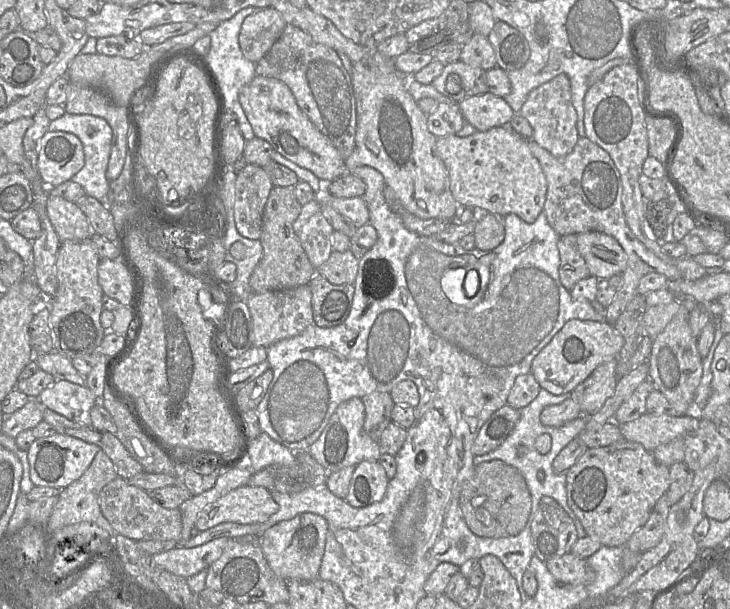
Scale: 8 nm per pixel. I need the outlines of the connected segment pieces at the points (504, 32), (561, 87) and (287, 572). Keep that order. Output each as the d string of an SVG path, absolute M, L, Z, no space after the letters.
M496 21L487 36L494 48L498 67L505 71L523 67L530 57L530 47L524 35L503 21Z
M559 74L533 89L518 114L530 123L533 129L532 140L554 157L565 157L576 145L579 138L577 113L571 101L571 86L567 75Z
M307 512L270 527L261 536L261 546L269 566L279 577L287 581L314 581L319 578L327 533L326 519Z

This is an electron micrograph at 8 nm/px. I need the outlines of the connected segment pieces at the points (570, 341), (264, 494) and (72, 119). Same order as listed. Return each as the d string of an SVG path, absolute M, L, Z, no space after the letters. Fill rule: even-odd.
M572 319L569 320L560 331L558 331L552 340L535 356L532 362L531 367L531 373L533 374L536 381L539 383L540 387L547 390L548 392L554 394L554 395L561 395L561 394L567 394L569 395L574 388L582 383L584 380L586 380L591 373L601 364L604 362L607 362L613 358L617 358L617 364L618 364L618 354L621 351L622 347L624 345L624 338L623 336L614 329L613 325L607 323L607 322L598 322L598 321L583 321L578 319Z
M264 487L236 488L202 510L196 521L199 532L224 522L259 524L278 512L279 505Z
M65 113L61 117L50 121L48 130L69 132L80 139L83 145L85 164L71 180L80 184L85 190L86 195L96 199L104 198L109 191L109 181L106 178L106 170L112 141L112 129L108 122L103 118L93 115Z

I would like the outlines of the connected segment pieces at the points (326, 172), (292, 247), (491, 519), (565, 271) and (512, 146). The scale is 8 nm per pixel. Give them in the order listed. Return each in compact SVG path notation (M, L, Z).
M255 75L239 92L239 102L255 137L264 139L273 150L296 165L310 170L323 183L348 173L345 159L311 120L301 111L289 87L274 78Z
M274 186L271 189L262 215L262 232L260 242L263 255L254 268L249 287L252 293L273 290L289 290L307 285L317 273L293 230L293 223L299 216L302 205L298 202L294 187Z
M500 460L474 465L474 472L464 485L459 499L460 508L469 529L484 538L503 538L519 534L529 518L532 498L522 474Z
M577 235L561 236L557 247L560 256L559 279L563 287L571 291L577 282L591 276L590 271L578 251Z
M509 126L476 131L467 137L448 135L437 138L437 153L448 170L450 191L458 205L461 208L475 210L475 218L483 213L491 213L501 217L513 213L526 223L535 222L544 209L547 181L539 161L530 151L528 141L529 139L521 137Z

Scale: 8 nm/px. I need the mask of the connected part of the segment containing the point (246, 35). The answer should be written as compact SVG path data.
M272 7L248 16L241 27L239 45L243 56L255 64L279 39L287 23Z

